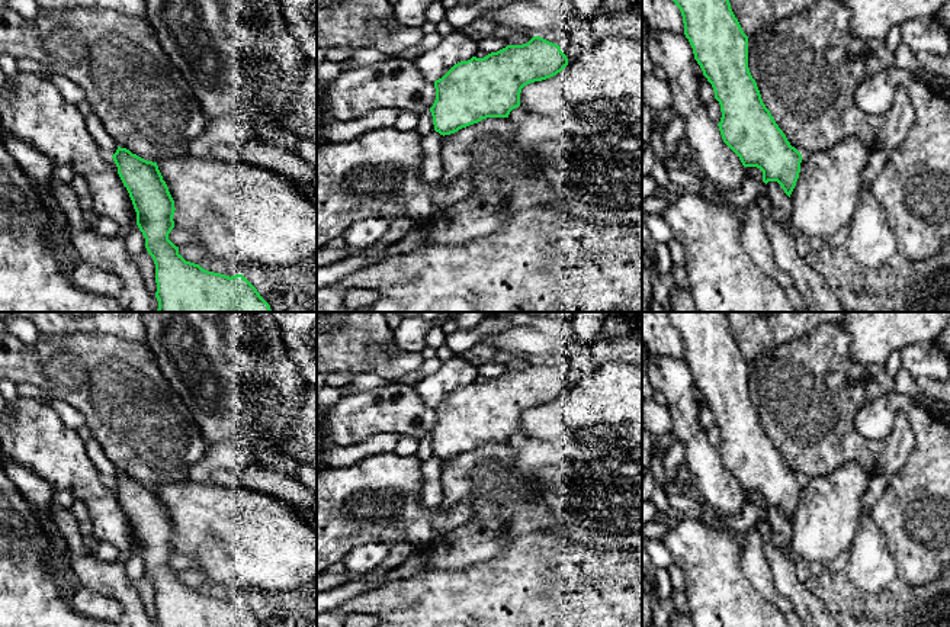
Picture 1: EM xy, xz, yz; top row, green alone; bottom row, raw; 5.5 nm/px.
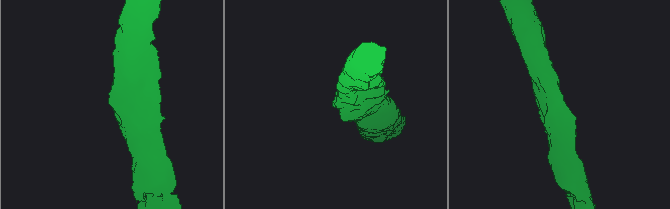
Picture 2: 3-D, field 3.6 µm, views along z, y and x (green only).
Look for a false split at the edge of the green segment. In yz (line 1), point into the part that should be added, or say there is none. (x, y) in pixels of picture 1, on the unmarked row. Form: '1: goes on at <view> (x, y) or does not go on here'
1: does not go on here

